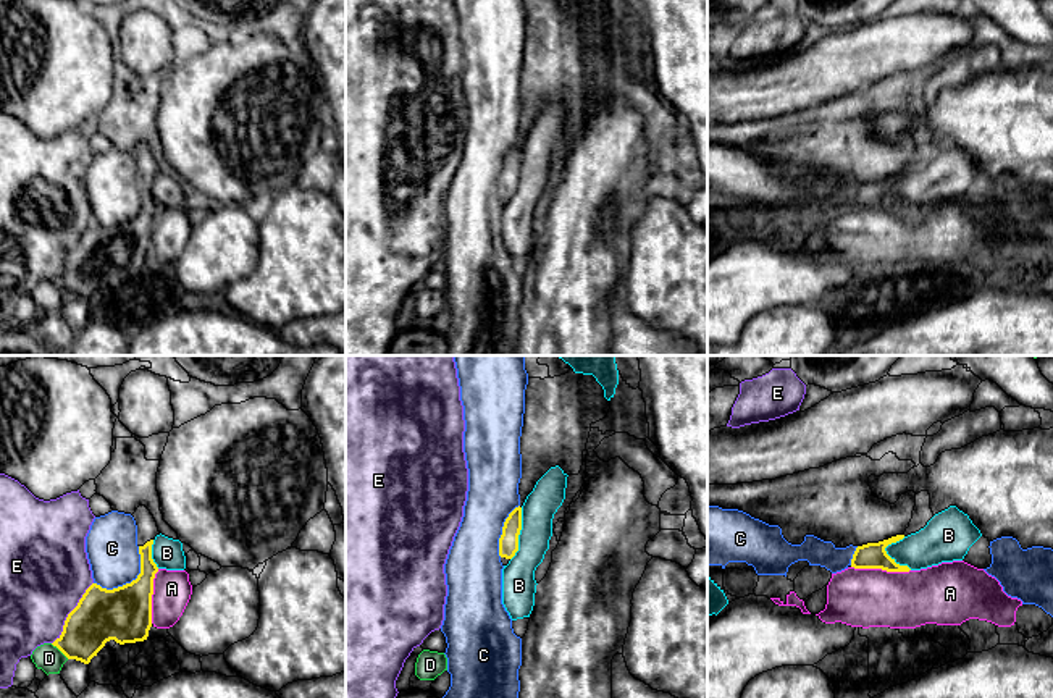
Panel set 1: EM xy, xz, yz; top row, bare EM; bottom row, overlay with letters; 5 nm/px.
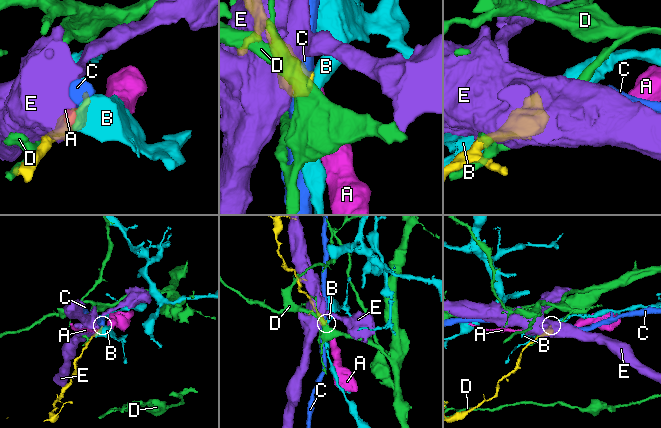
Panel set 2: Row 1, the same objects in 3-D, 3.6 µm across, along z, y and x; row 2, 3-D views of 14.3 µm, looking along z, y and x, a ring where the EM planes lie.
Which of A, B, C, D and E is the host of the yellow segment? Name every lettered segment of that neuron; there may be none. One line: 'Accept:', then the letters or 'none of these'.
Accept: none of these

